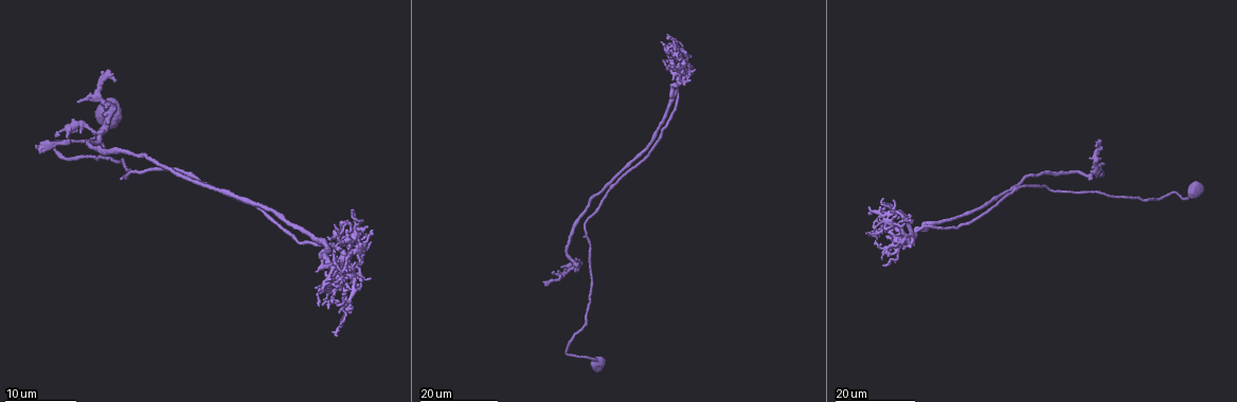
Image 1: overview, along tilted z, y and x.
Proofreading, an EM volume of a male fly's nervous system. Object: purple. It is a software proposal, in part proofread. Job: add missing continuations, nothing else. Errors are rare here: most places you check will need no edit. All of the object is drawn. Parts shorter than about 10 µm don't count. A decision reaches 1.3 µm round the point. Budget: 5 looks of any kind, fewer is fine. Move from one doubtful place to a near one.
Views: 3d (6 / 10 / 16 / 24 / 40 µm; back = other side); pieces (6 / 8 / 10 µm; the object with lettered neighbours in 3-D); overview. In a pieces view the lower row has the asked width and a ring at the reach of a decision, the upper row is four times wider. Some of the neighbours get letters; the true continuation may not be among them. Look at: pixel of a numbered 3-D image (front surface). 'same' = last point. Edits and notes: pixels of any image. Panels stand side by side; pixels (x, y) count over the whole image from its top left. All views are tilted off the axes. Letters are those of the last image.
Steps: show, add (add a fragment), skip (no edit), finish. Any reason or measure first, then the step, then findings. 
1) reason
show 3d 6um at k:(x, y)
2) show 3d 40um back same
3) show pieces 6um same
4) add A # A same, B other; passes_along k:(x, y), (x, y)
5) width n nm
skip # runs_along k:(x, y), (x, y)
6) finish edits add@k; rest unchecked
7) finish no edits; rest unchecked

tapers out
show 3d 16um at 1:(904, 247)

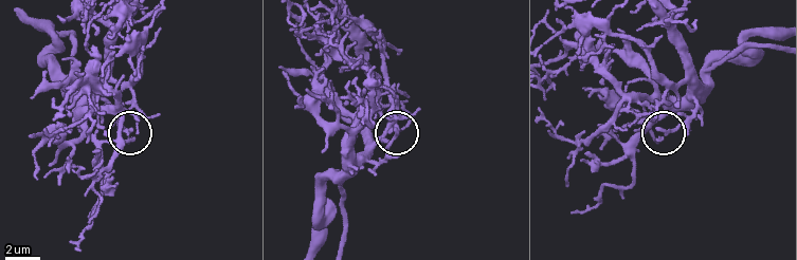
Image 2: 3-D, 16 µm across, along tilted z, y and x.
what lies round it
show pieces 10um at 2:(658, 137)

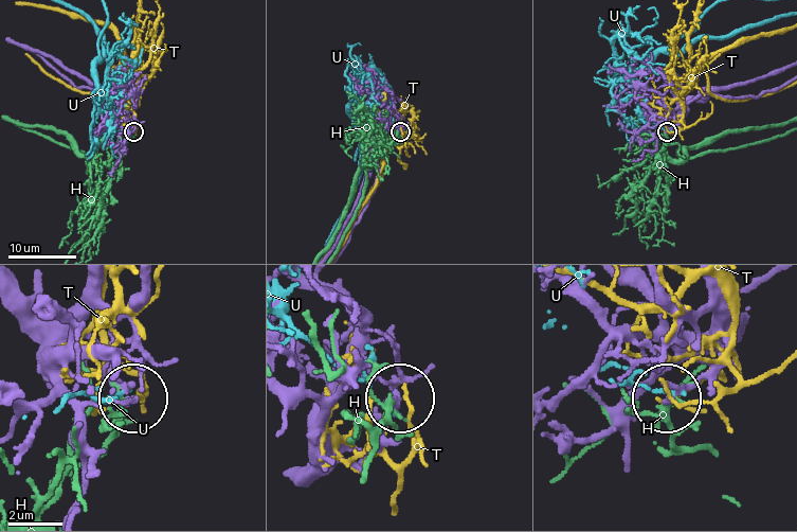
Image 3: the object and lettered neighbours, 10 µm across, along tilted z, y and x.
skip # H other, T other, U other; no lettered fragment goes on from it

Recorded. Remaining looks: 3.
free end
show 3d 24um at 1:(332, 301)

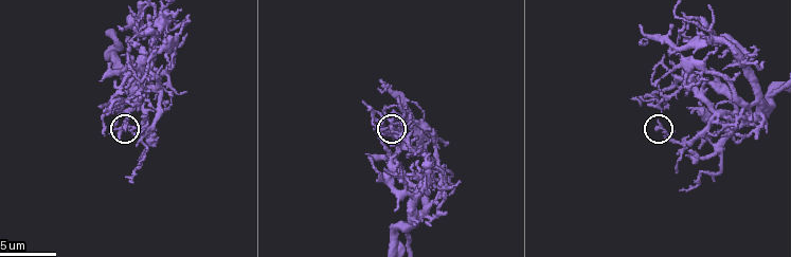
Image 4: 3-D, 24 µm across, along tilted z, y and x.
show pieces 10um at 4:(658, 128)

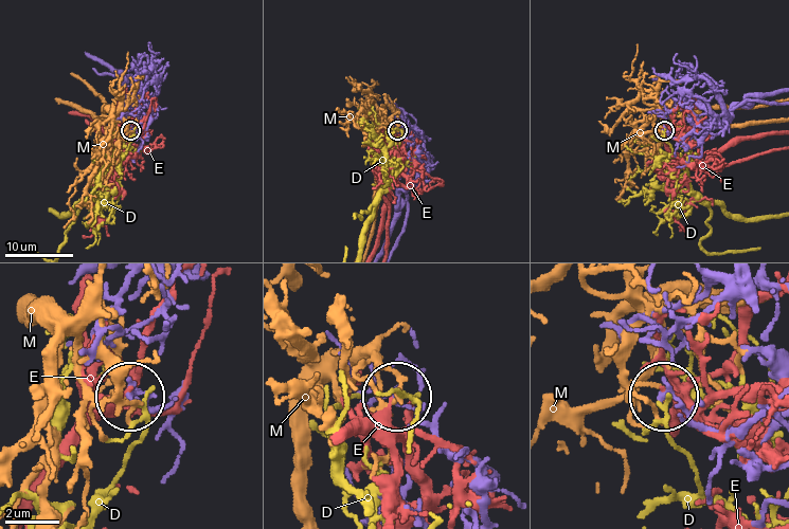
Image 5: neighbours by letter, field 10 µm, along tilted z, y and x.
skip # D other, E other, M other; no lettered fragment goes on from it

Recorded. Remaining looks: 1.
an open end
show pieces 10um at 4:(680, 189)

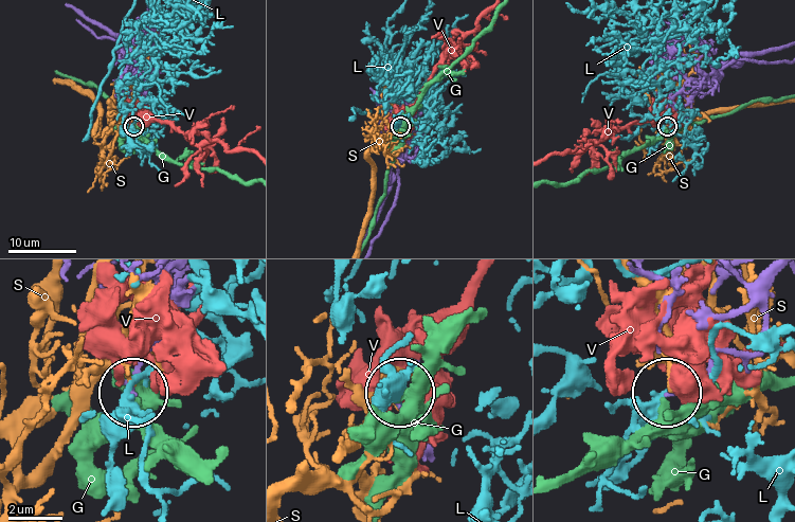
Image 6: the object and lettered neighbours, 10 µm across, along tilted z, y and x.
skip # G other, L other, S other, V other; no lettered fragment goes on from it

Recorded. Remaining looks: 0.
finish no edits; rest unchecked

